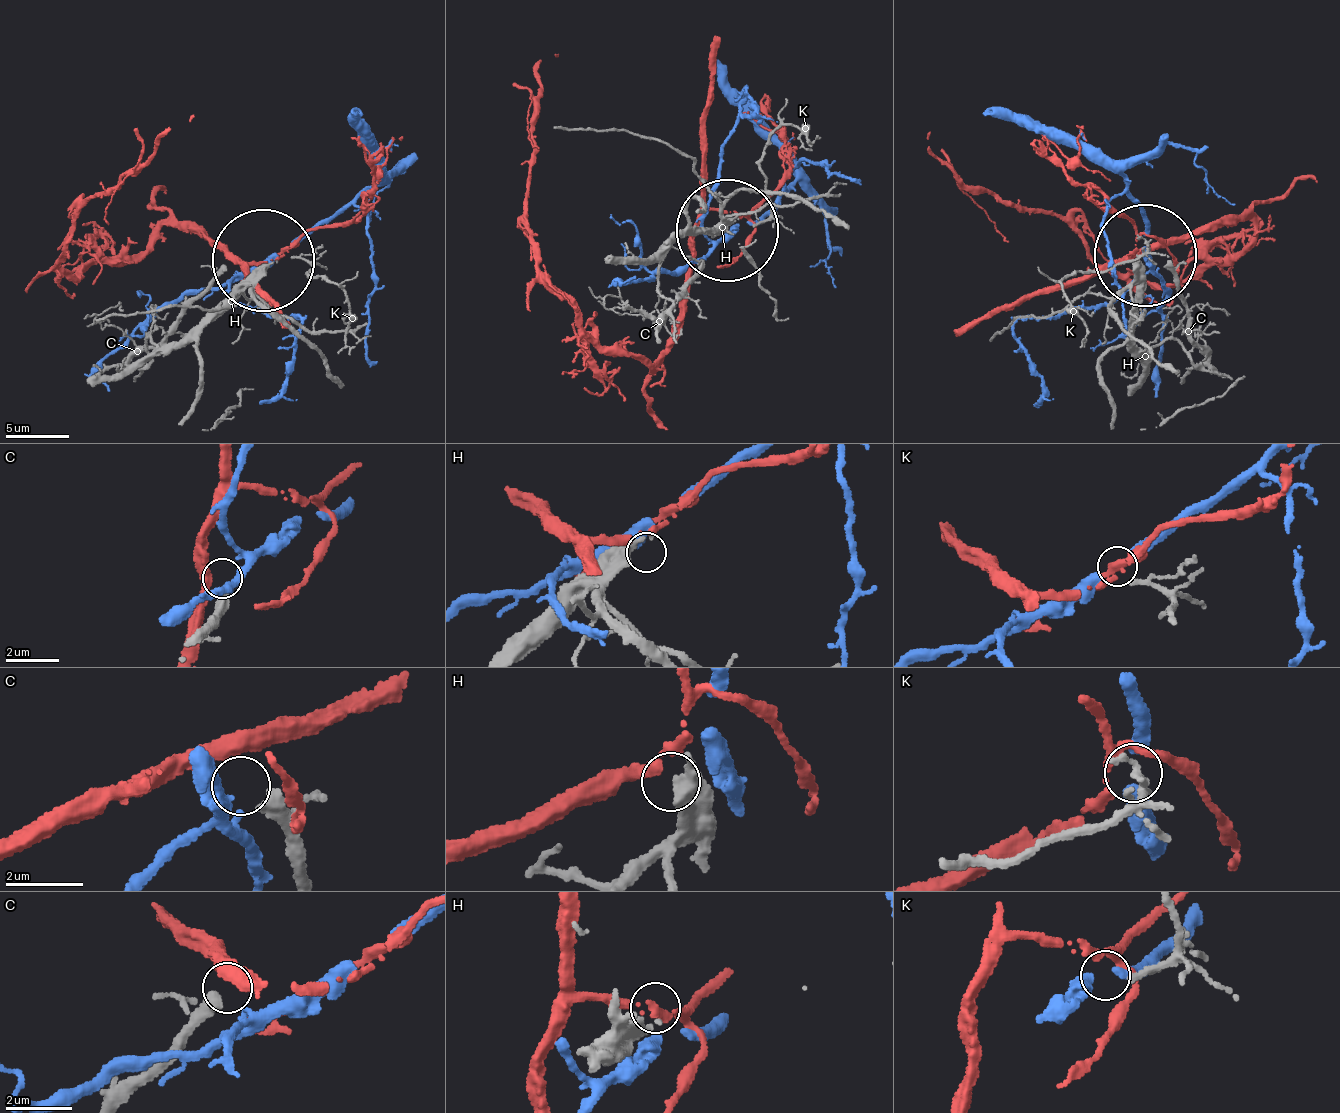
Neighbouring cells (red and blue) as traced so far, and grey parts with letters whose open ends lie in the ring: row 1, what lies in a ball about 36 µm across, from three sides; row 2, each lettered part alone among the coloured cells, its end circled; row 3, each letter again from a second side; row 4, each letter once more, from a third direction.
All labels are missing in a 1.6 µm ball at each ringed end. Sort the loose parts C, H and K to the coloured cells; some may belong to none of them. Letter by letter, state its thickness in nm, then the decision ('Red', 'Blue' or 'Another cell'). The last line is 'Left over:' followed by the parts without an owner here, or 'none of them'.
C: Thickness 420 nm. Another cell
H: Thickness 550 nm. Another cell
K: Thickness 150 nm. Blue
Left over: C, H

